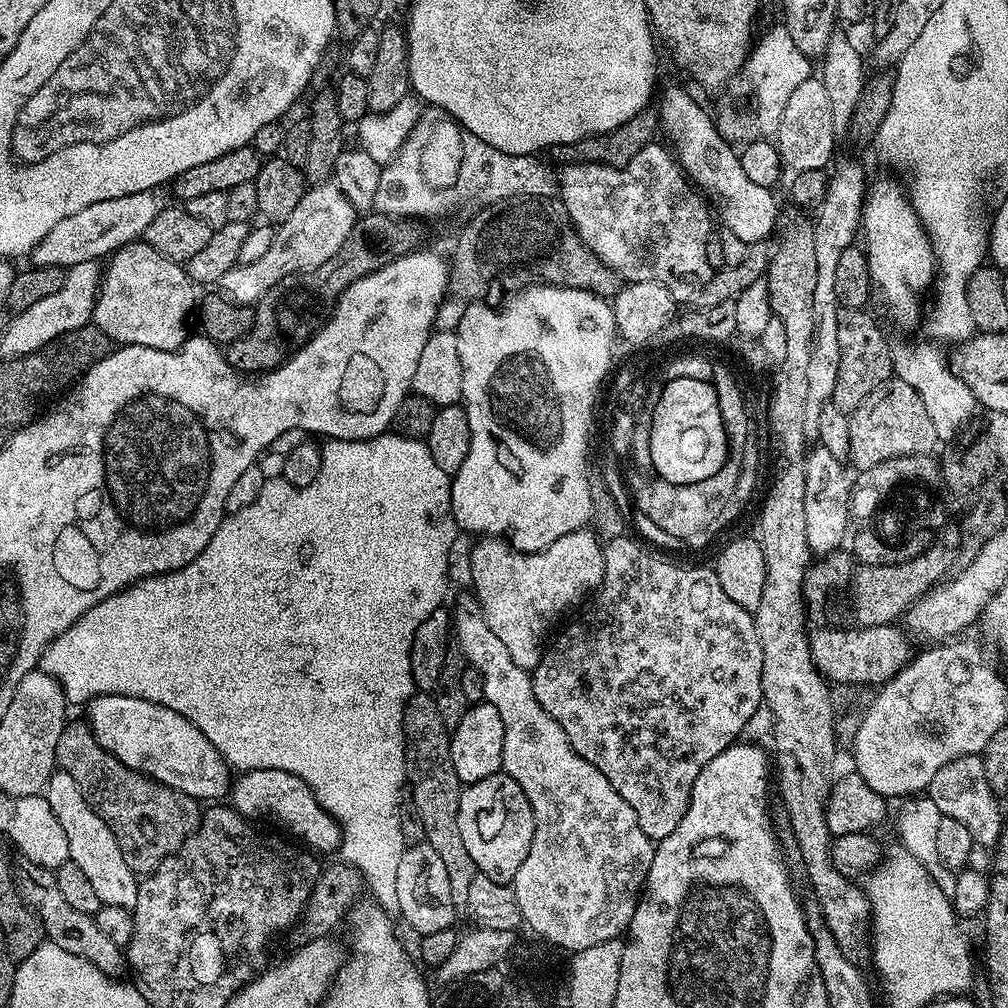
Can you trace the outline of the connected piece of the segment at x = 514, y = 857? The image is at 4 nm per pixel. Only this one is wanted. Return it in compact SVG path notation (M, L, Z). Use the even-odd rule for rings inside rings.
M501 770L490 778L482 778L482 782L467 785L461 791L458 802L458 834L462 834L462 842L470 858L474 858L479 875L490 878L499 884L511 884L518 874L518 866L526 862L526 854L530 854L530 842L534 842L534 810L530 810L530 798L522 794L522 786L514 782L508 773Z

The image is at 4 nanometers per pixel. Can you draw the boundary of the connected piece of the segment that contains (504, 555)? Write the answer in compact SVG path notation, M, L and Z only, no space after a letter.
M587 527L558 538L558 542L540 552L518 552L507 539L498 536L484 536L477 540L480 541L473 546L472 553L468 556L468 568L472 571L471 591L480 603L486 622L490 622L490 630L494 630L498 642L506 646L510 658L514 658L519 668L536 668L544 657L544 647L549 639L548 631L551 630L552 623L571 604L578 603L591 588L592 591L599 589L604 577L604 550L601 541L595 531Z

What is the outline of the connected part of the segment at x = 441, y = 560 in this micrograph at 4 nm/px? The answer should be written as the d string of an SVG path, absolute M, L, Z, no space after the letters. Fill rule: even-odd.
M385 434L383 436L375 436L372 440L353 440L351 442L337 443L334 448L334 466L327 469L328 476L324 476L325 474L317 475L315 482L305 488L296 488L289 480L282 478L285 470L285 458L286 455L278 455L271 452L265 453L260 458L258 466L265 478L262 494L258 494L258 498L254 498L254 502L250 502L250 506L225 515L223 522L218 526L218 530L214 530L214 538L210 538L206 550L202 550L202 554L198 555L189 567L182 568L179 572L166 572L162 576L148 576L144 580L137 580L136 583L131 584L128 588L123 588L110 598L98 602L98 606L94 606L86 614L82 614L82 618L78 618L78 622L74 622L74 626L70 626L61 636L52 640L52 643L41 654L38 668L39 671L50 674L57 680L64 692L65 701L69 705L80 703L80 705L83 705L96 696L133 696L134 698L149 700L158 706L166 706L186 718L190 718L190 722L194 722L194 726L198 726L198 730L202 730L204 737L221 752L233 769L245 772L250 770L286 770L286 774L294 774L298 778L302 778L302 782L306 782L306 786L312 789L314 798L318 798L320 805L340 823L342 841L338 849L339 859L343 863L353 865L362 873L367 887L369 884L372 887L373 894L376 895L373 896L375 903L380 905L380 908L383 909L387 916L396 918L400 914L400 907L398 906L398 865L402 863L402 854L406 847L406 841L402 834L402 822L400 821L400 808L402 806L400 789L404 790L406 786L406 773L404 771L404 707L414 691L412 683L412 643L418 626L422 626L422 622L426 622L426 618L430 618L430 614L434 614L434 610L442 607L445 603L443 601L444 595L448 592L448 551L451 550L452 543L455 542L456 535L458 535L456 519L452 513L452 482L450 474L446 470L442 470L442 466L438 466L434 462L427 443L424 440L412 440L409 436ZM194 568L198 568L202 576L196 578L196 584L188 584L191 570L196 572Z

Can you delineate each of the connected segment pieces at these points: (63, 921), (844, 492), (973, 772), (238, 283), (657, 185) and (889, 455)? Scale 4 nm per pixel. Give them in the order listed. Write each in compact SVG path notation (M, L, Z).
M29 862L24 866L25 868L21 872L19 869L18 872L20 897L40 917L45 937L51 943L62 946L62 950L66 950L66 954L74 954L86 962L90 962L99 972L104 972L113 978L119 977L121 975L119 972L125 971L126 968L125 953L117 944L110 942L110 938L106 938L106 934L102 934L96 917L82 914L78 910L74 910L74 906L70 906L70 902L66 902L62 890L58 890L56 885L56 873L53 869L42 868Z
M816 446L807 453L804 461L806 474L806 538L808 547L817 557L825 557L828 552L839 549L849 535L850 523L850 480L844 473L841 459L830 454L830 450Z
M979 755L974 756L959 756L954 758L946 766L942 766L942 770L938 770L938 774L934 774L934 778L930 778L926 789L926 795L934 800L938 810L941 811L942 816L949 816L958 822L962 822L962 826L966 826L966 830L970 830L973 841L977 845L980 844L984 848L991 849L1000 840L1000 831L1006 827L1006 820L1000 813L1000 804L997 793L990 790L990 786L984 777L984 762Z
M335 182L309 187L302 202L294 206L294 214L279 221L272 233L270 250L266 250L266 254L262 254L258 262L239 263L226 274L222 274L219 291L236 304L256 305L282 278L295 272L314 270L314 266L322 266L326 258L334 258L342 242L346 242L357 219L357 208L348 201L346 194Z
M659 142L642 146L638 150L638 154L634 154L634 158L630 158L630 162L622 168L595 162L568 162L561 168L564 169L561 170L560 174L558 172L558 196L560 192L561 202L559 201L559 203L562 205L563 211L568 219L572 221L572 227L576 229L576 232L582 238L582 242L588 245L588 249L606 266L610 266L610 270L614 270L621 280L629 282L658 282L662 286L669 288L673 297L680 302L683 302L683 300L684 302L691 301L693 294L706 282L710 282L714 269L710 266L710 262L706 262L706 242L714 232L714 228L712 228L713 217L710 215L710 208L706 203L705 197L693 187L684 169L680 167L675 155L669 149L667 152Z
M895 376L881 381L848 417L851 448L848 458L860 472L896 457L929 455L940 440L921 395Z

